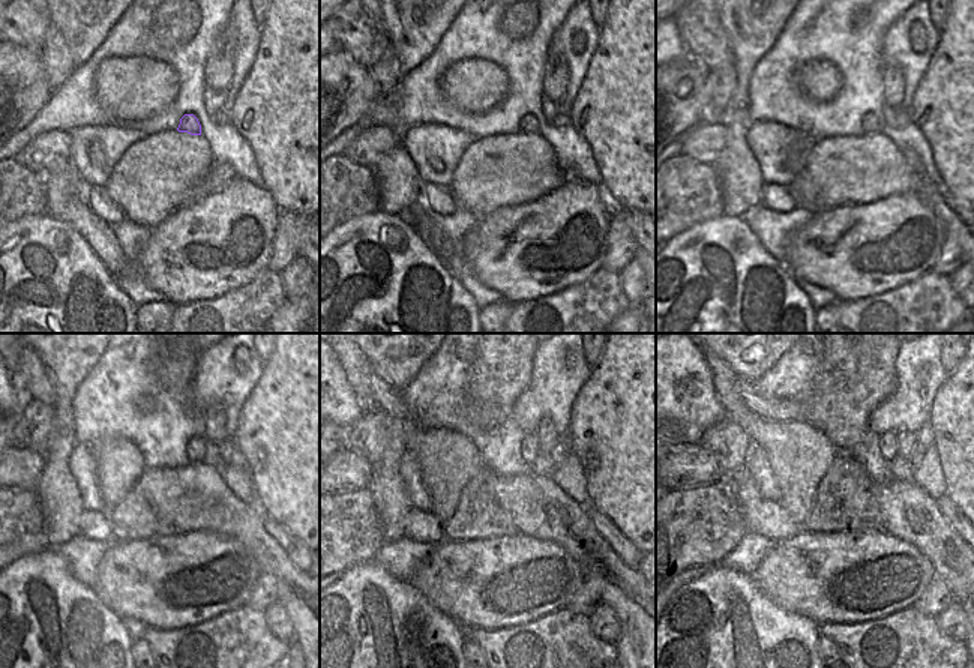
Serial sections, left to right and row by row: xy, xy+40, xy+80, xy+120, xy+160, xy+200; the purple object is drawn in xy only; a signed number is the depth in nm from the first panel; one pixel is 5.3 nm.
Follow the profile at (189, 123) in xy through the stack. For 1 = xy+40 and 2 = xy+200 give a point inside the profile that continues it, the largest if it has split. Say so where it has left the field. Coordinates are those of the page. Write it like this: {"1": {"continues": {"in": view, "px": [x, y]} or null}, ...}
{"1": {"continues": {"in": "xy+40", "px": [529, 125]}}, "2": {"continues": {"in": "xy+200", "px": [887, 440]}}}

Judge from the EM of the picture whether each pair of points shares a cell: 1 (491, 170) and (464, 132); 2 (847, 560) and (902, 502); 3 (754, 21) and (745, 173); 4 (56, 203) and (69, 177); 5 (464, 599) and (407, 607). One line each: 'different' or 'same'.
1: different
2: different
3: same
4: same
5: different

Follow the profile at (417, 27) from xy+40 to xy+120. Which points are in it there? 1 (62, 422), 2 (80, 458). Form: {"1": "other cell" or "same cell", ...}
{"1": "same cell", "2": "other cell"}

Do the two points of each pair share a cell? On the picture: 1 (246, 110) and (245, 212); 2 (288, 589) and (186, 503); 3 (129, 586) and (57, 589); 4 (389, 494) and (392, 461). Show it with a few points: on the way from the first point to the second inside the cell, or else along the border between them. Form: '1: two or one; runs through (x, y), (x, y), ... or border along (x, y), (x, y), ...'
1: two; border along (261, 185), (279, 212)
2: one; runs through (273, 560), (228, 515), (215, 508)
3: two; border along (92, 589), (116, 614)
4: one; runs through (389, 487), (389, 469)

